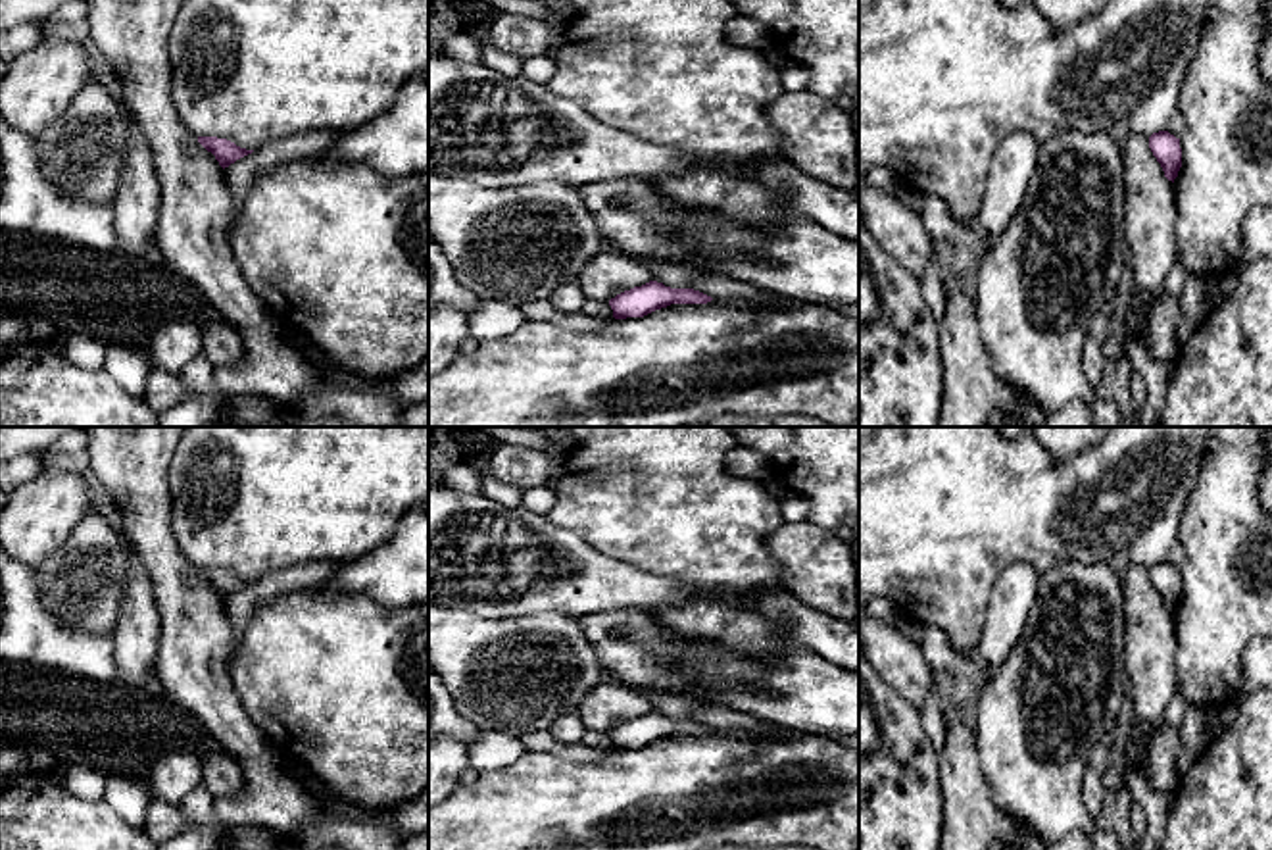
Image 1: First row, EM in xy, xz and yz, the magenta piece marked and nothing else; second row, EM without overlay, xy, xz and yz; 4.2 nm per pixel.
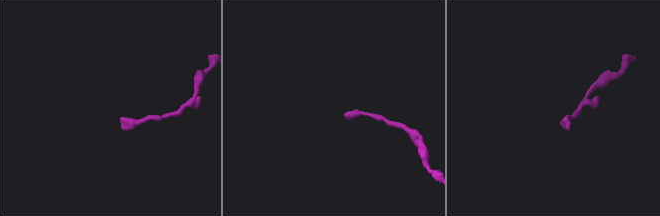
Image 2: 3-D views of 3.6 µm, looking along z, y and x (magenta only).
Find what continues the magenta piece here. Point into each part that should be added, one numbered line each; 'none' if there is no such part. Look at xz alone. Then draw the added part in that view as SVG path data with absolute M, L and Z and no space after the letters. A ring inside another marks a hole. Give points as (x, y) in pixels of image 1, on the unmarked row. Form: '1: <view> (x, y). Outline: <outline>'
none

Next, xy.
none

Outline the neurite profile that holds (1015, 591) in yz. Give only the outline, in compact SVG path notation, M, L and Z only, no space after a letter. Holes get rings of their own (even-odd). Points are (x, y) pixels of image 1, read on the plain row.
M1013 562L997 577L984 629L976 646L976 662L997 669L1018 642L1038 600L1040 573L1022 562Z

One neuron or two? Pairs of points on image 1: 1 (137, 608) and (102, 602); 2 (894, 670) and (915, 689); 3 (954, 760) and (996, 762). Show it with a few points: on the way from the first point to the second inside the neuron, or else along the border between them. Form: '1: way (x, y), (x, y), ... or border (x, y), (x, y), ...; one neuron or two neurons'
1: border (131, 560), (122, 614), (112, 637); two neurons
2: way (900, 674), (909, 683); one neuron
3: border (973, 725), (978, 766), (998, 804); two neurons

